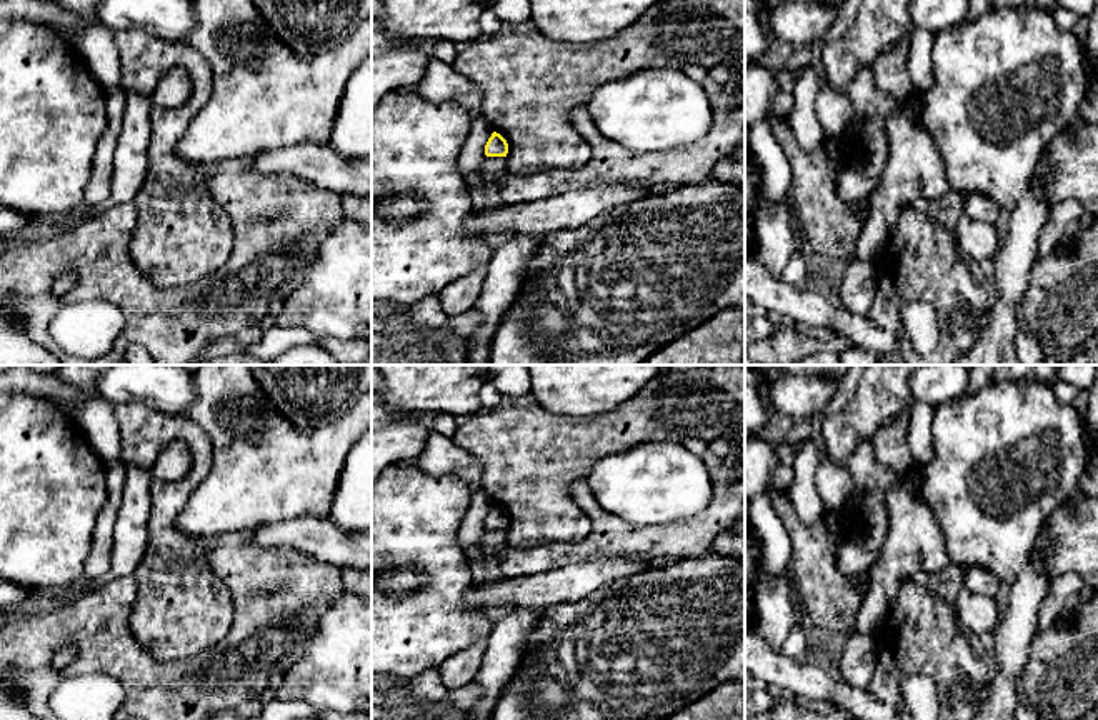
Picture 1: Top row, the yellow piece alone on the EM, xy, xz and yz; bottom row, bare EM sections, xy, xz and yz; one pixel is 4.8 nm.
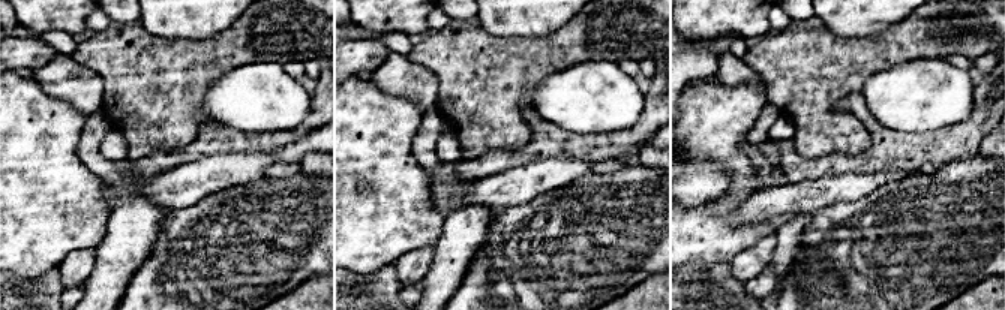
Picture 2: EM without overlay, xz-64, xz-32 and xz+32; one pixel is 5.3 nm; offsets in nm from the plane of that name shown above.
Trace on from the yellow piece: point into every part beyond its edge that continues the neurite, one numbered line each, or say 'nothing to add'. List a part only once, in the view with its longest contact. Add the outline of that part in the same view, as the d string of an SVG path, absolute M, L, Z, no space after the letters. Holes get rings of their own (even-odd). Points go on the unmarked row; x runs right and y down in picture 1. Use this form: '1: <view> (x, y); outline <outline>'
nothing to add

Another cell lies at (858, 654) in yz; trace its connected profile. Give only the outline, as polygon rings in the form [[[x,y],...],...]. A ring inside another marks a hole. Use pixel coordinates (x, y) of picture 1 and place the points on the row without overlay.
[[[858,633],[845,642],[840,658],[841,680],[866,690],[875,668],[876,645],[871,635]]]

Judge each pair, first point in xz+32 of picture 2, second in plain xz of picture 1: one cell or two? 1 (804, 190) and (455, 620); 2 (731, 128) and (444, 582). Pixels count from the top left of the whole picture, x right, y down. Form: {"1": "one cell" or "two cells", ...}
{"1": "two cells", "2": "one cell"}

